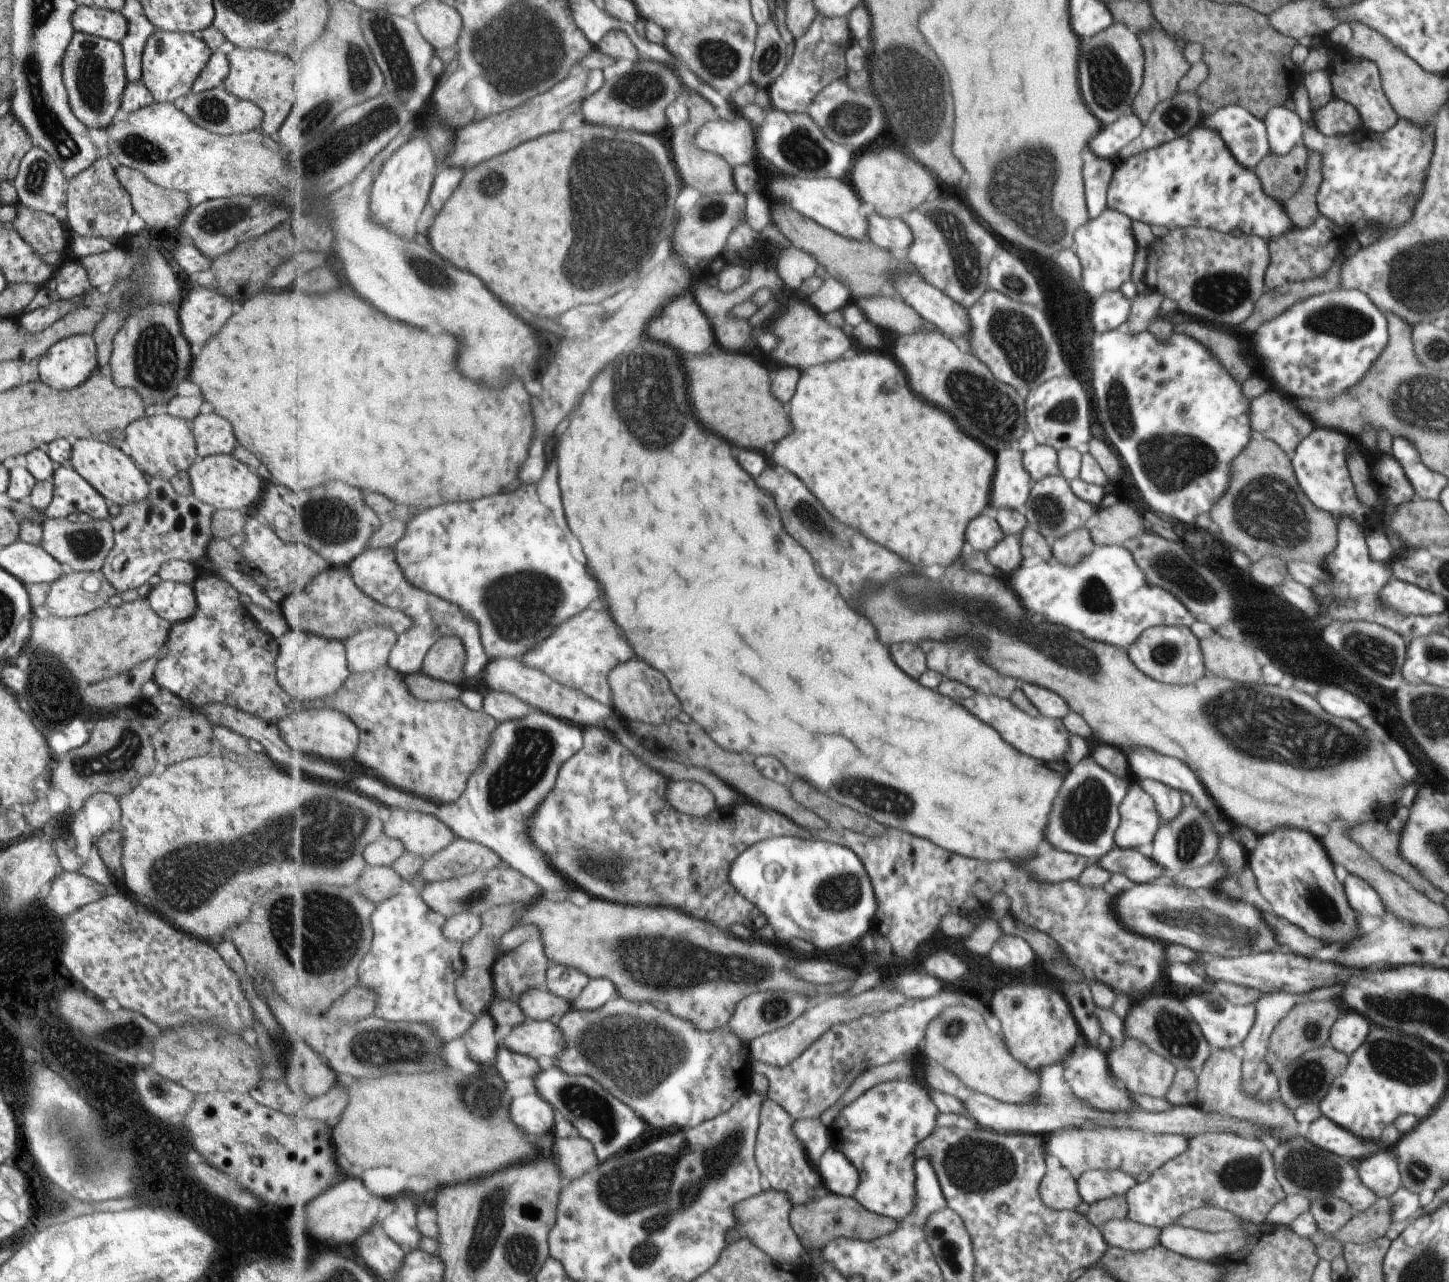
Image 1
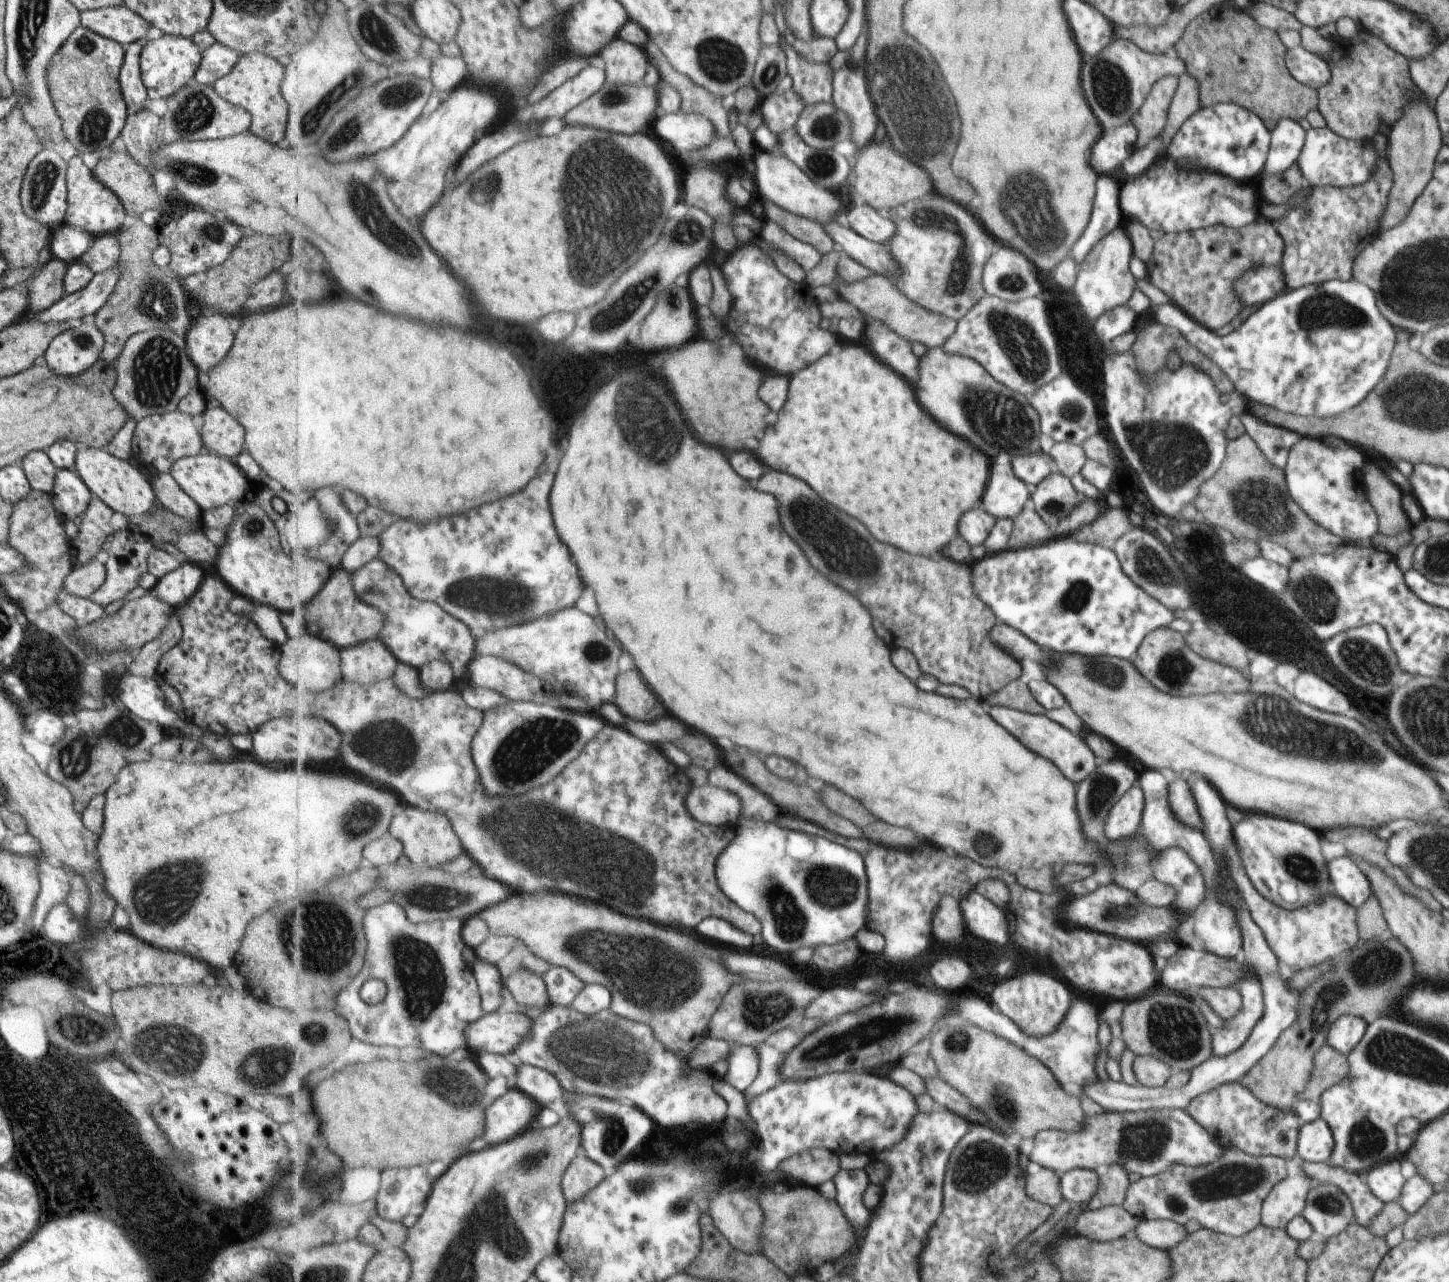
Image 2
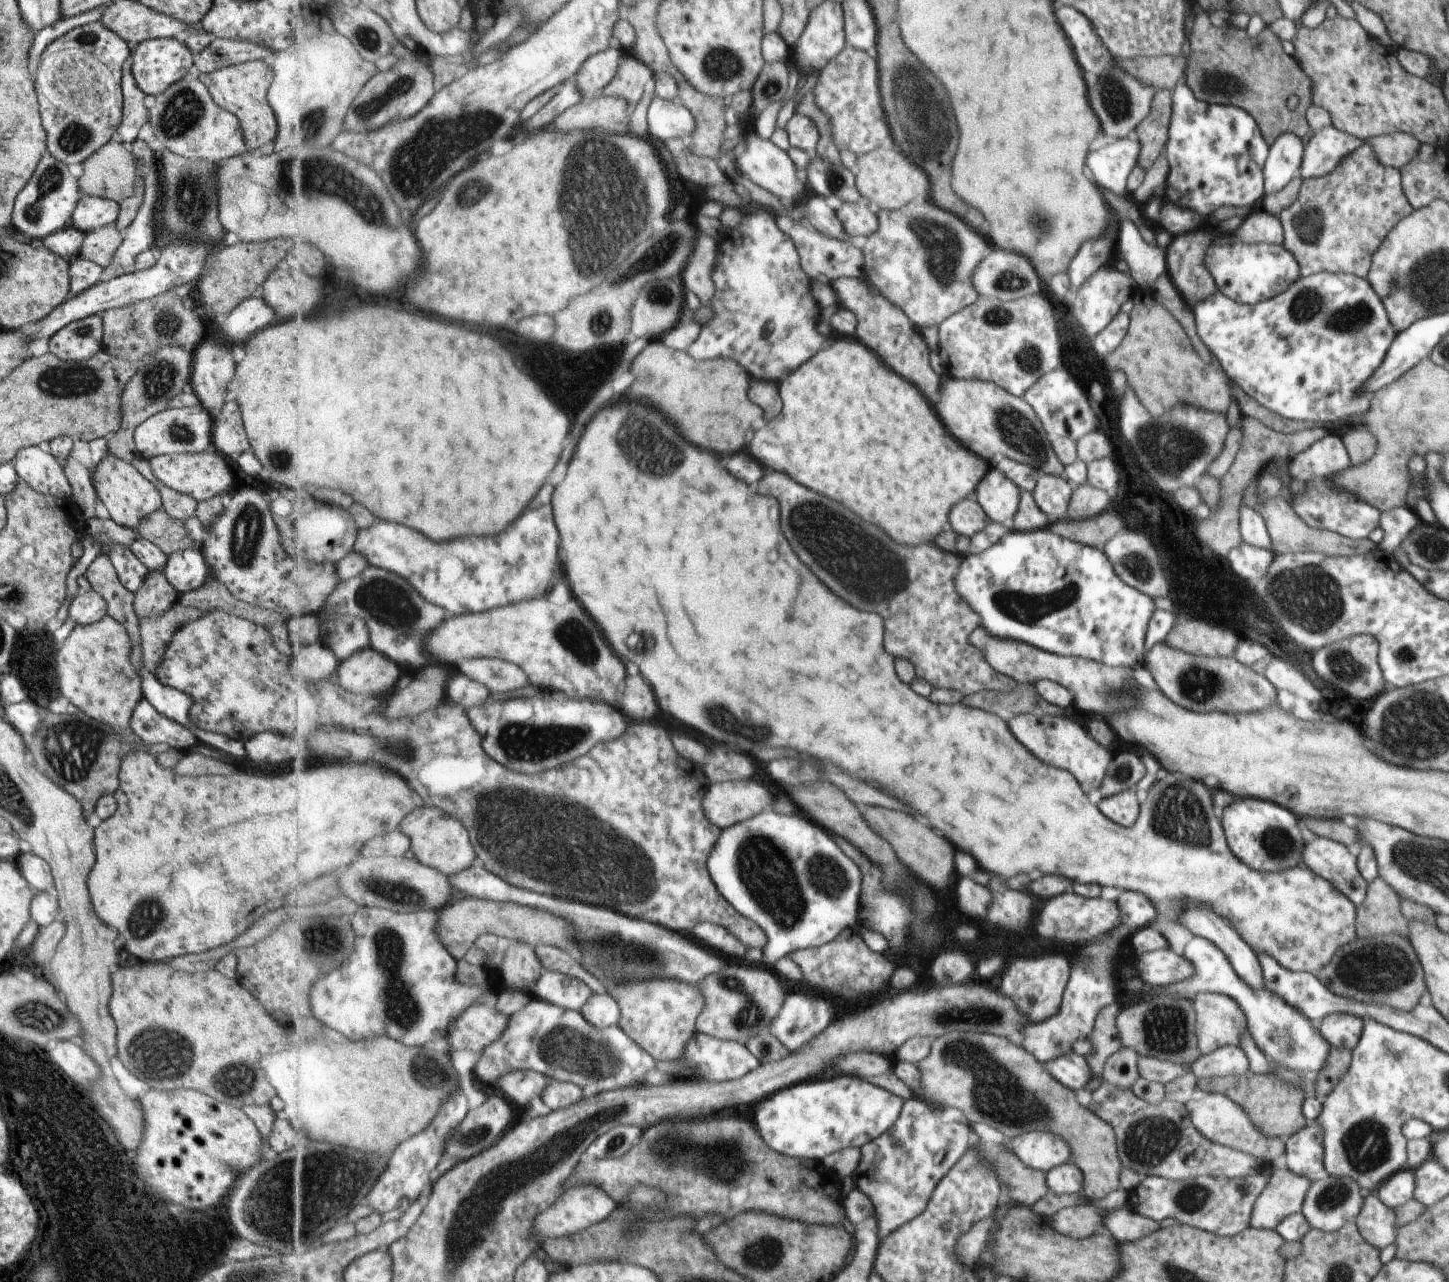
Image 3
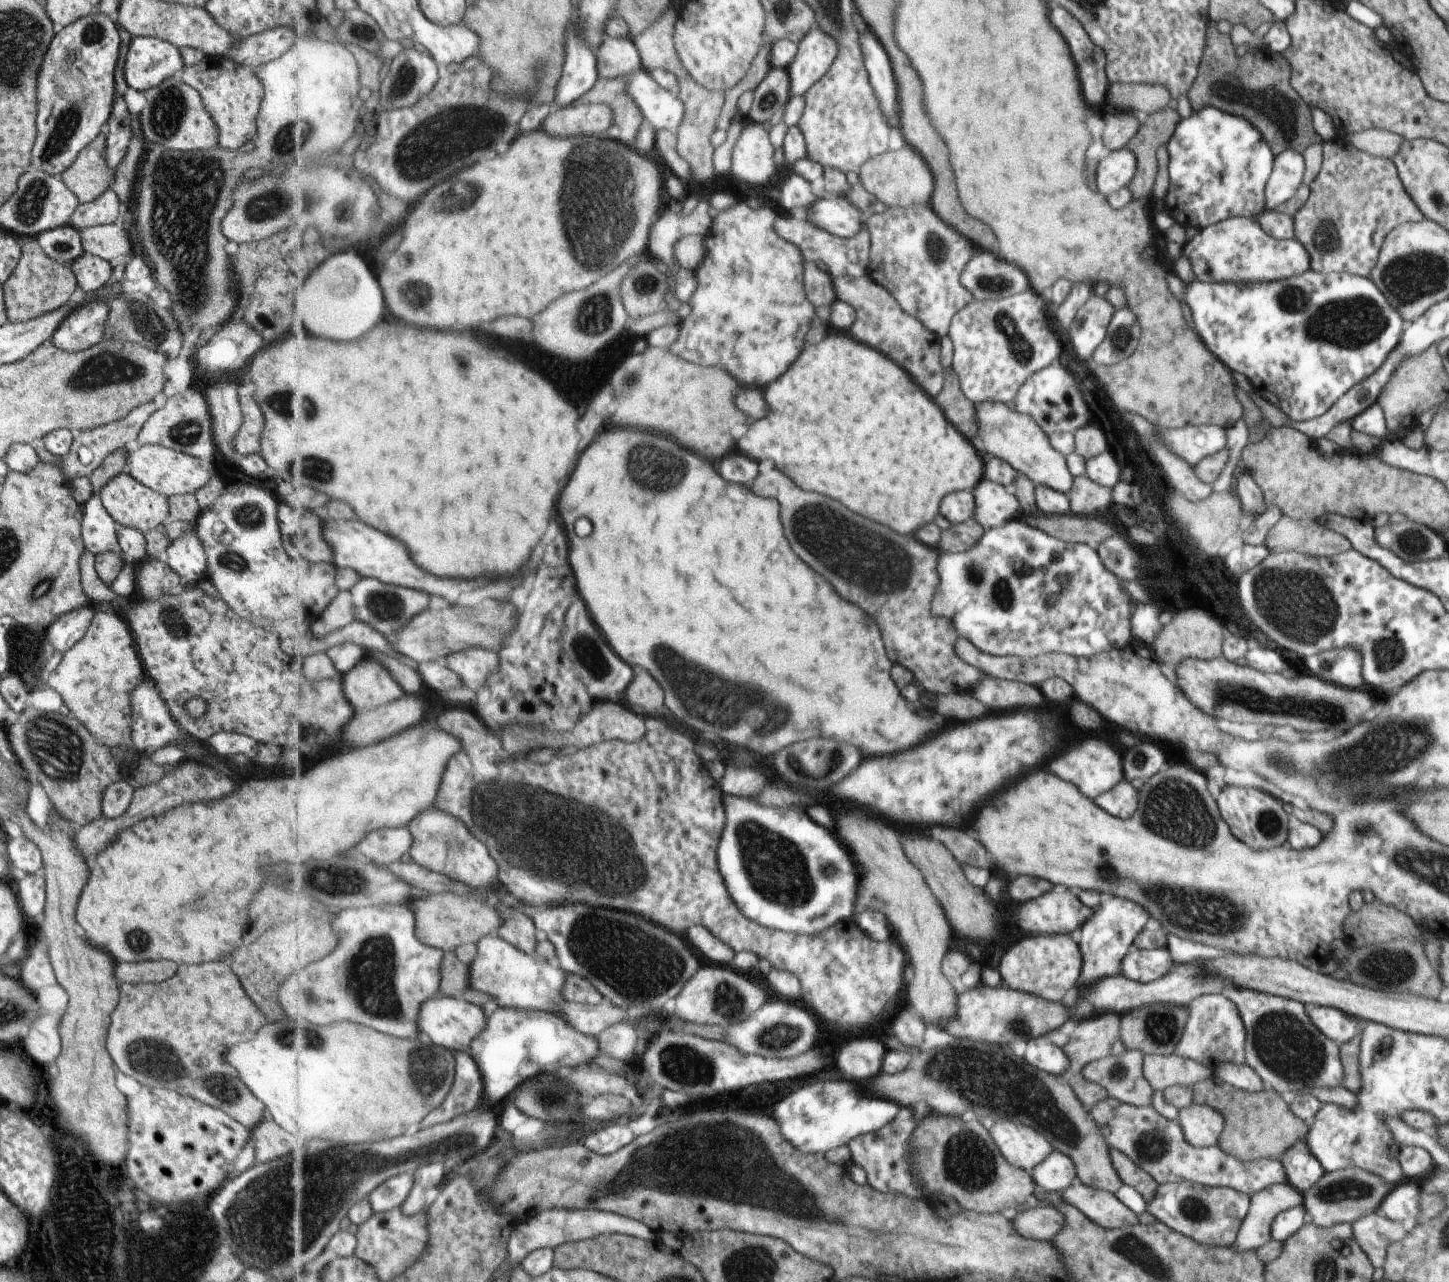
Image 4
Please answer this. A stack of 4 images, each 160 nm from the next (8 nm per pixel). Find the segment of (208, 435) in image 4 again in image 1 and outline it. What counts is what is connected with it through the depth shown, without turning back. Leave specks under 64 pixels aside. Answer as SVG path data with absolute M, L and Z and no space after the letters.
M157 411L155 415L144 416L142 419L130 422L124 430L123 448L137 468L146 474L147 478L163 477L169 481L175 473L187 470L191 463L197 460L189 422L169 416L164 411Z

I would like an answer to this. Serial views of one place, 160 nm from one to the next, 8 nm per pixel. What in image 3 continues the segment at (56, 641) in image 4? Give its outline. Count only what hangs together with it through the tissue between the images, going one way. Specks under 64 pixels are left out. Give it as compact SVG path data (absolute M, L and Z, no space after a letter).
M93 589L80 591L67 607L75 625L84 625L101 620L106 615L106 602Z

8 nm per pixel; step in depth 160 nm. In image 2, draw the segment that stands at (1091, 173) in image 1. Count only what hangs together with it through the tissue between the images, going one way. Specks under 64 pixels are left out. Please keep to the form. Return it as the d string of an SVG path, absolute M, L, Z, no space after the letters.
M1097 175L1089 224L1075 242L1070 254L1078 266L1090 246L1124 220L1118 207L1118 187L1109 175Z

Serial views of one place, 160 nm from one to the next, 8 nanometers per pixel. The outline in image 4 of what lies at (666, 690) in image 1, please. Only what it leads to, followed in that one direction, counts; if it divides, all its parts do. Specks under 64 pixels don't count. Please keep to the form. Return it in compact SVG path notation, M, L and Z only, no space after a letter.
M647 670L637 672L635 680L631 681L624 697L630 708L645 717L659 719L669 714L669 710L665 710L665 692Z

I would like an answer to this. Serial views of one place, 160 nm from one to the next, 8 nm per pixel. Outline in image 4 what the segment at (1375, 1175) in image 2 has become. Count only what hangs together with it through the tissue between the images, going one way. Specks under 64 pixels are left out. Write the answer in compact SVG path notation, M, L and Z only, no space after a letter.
M1403 1179L1389 1190L1377 1210L1385 1215L1385 1218L1401 1221L1409 1229L1426 1218L1421 1216L1418 1210L1420 1193L1417 1181Z

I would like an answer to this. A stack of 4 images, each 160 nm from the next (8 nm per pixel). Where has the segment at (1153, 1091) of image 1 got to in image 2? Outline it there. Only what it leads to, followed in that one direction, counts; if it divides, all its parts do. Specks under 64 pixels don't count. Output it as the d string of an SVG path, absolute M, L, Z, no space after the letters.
M1135 1055L1131 1070L1135 1080L1144 1087L1163 1087L1173 1070L1153 1055Z

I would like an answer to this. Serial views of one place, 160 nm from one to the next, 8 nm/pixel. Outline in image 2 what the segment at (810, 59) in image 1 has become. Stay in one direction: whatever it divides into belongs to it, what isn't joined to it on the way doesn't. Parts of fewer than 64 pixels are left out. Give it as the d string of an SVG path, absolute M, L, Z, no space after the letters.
M794 86L782 94L774 92L762 99L764 124L770 132L777 136L795 132L805 107L804 100Z

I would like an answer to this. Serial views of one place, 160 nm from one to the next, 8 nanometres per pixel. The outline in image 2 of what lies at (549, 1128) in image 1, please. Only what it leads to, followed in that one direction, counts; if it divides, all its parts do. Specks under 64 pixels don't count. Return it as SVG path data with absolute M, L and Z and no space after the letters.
M517 1087L511 1089L487 1106L483 1144L476 1145L475 1149L504 1144L527 1132L539 1116L540 1109L538 1102L527 1093Z

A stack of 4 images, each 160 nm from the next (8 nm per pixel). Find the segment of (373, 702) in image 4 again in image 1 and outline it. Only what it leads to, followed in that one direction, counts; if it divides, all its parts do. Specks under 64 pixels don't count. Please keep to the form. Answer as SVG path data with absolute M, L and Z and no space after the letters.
M381 626L360 630L345 641L352 673L369 673L389 666L388 658L397 644L398 633Z

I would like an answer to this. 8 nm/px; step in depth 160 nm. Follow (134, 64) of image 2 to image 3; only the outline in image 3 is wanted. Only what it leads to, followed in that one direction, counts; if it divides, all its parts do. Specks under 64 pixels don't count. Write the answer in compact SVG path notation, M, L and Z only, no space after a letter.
M130 70L123 71L120 80L122 90L122 117L116 132L123 139L123 146L129 147L136 139L139 128L148 121L148 108L143 105L145 93L135 84Z

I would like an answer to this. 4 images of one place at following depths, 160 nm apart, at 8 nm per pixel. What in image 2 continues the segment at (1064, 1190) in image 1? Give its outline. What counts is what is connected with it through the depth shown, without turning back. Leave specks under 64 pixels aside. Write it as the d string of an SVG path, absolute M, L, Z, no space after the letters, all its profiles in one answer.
M1029 1161L1026 1166L1026 1192L1029 1198L1039 1201L1042 1205L1057 1206L1063 1196L1060 1190L1061 1178L1052 1170Z

